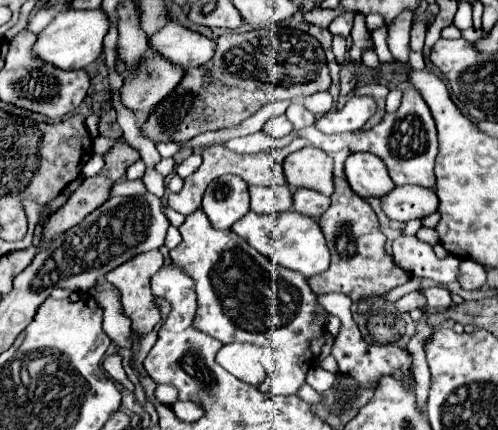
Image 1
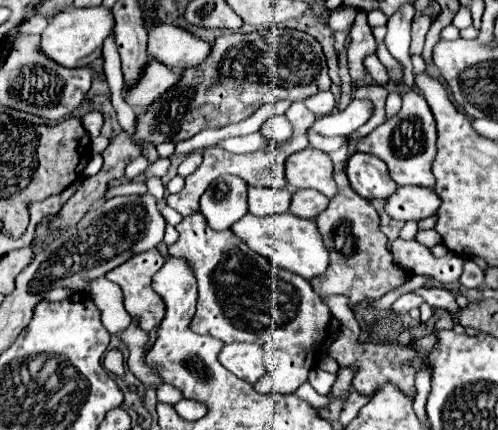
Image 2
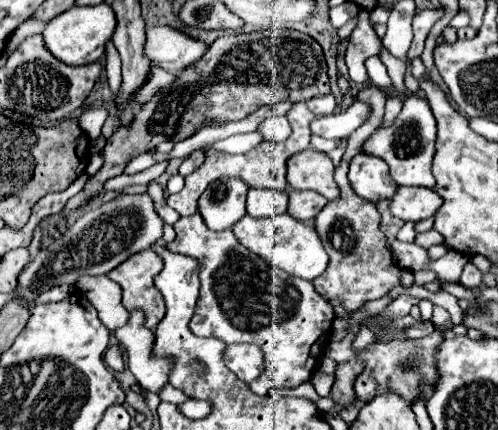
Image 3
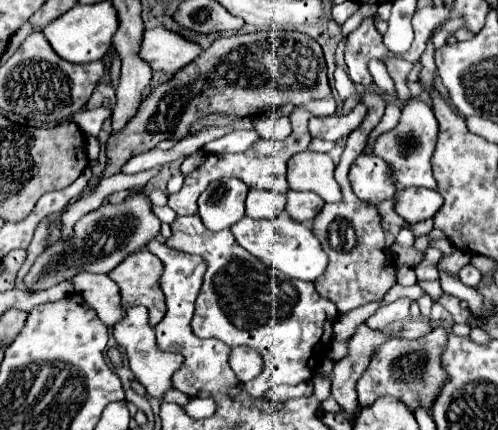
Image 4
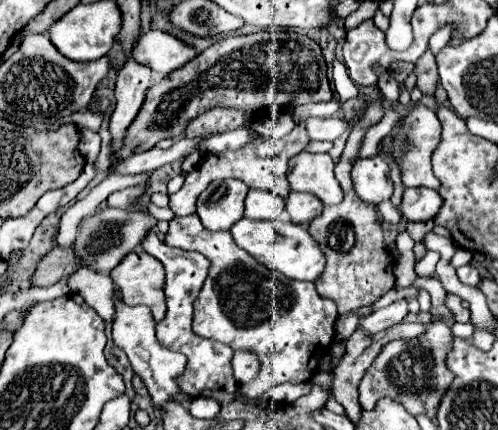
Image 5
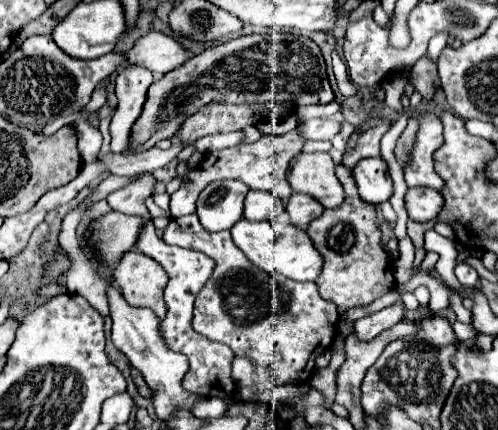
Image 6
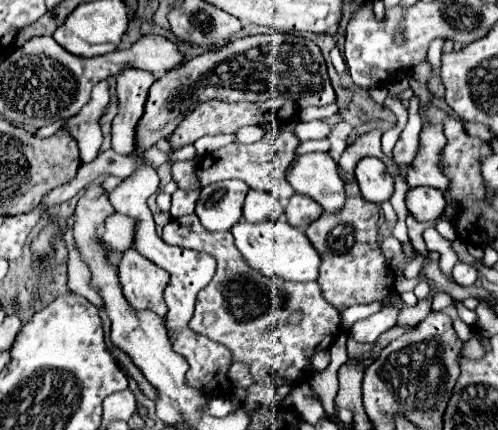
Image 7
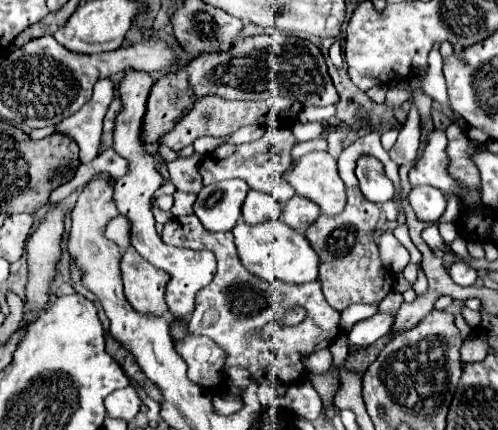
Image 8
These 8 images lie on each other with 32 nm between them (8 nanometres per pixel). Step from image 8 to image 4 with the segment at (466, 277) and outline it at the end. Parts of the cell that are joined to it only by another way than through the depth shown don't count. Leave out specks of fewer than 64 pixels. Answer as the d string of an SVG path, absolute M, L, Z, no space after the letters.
M466 264L462 270L460 270L460 282L462 284L466 284L466 286L472 286L472 288L476 288L480 282L482 282L482 274L480 274L480 270L478 268L474 268L472 264Z

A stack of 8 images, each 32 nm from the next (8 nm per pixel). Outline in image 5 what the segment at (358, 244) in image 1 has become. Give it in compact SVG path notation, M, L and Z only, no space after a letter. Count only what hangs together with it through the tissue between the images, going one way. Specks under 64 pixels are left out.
M380 98L366 102L364 118L352 128L352 132L348 136L348 142L346 142L346 148L342 152L342 158L336 164L336 180L340 182L340 186L344 190L344 202L334 204L334 206L324 206L322 214L318 218L314 218L310 228L308 228L310 234L318 240L322 252L328 258L326 270L316 280L318 294L322 298L334 300L336 306L338 306L338 312L342 316L348 314L350 310L356 310L360 306L376 302L380 296L384 296L396 284L394 258L392 258L390 250L384 244L384 236L382 236L376 206L368 204L368 202L362 202L354 194L352 180L350 180L352 160L358 156L358 150L362 146L362 138L368 132L368 128L372 128L374 124L380 122L382 116L384 116L384 102Z

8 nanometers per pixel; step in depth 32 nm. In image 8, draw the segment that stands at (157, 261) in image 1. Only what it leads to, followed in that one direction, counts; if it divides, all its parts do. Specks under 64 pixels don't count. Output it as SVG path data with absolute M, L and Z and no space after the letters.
M132 246L122 254L120 272L124 294L134 310L156 316L162 316L168 310L164 302L164 290L170 280L168 272L150 266Z

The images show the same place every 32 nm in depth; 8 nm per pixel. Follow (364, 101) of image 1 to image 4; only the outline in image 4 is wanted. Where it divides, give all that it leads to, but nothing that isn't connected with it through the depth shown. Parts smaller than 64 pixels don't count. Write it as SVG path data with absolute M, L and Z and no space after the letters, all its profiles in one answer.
M356 104L348 114L340 114L340 116L326 116L326 118L312 118L308 122L310 134L316 138L324 138L324 140L340 140L344 136L348 136L356 126L362 124L364 114L368 114L364 104Z

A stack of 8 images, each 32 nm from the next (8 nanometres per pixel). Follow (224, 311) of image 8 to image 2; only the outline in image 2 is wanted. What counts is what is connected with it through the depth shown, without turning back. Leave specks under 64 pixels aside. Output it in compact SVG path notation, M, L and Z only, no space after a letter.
M190 214L178 224L180 240L168 248L170 256L188 260L192 264L192 272L198 280L198 310L192 318L192 330L198 334L214 336L226 344L232 342L254 342L264 348L264 366L266 372L260 382L254 384L256 390L262 394L278 392L278 394L294 394L300 384L306 382L310 368L308 358L312 358L312 346L328 336L328 324L330 324L330 310L324 306L322 298L312 290L310 282L302 276L296 276L294 272L276 268L274 264L268 264L264 256L252 252L232 230L216 232L208 228L208 222L204 216Z

